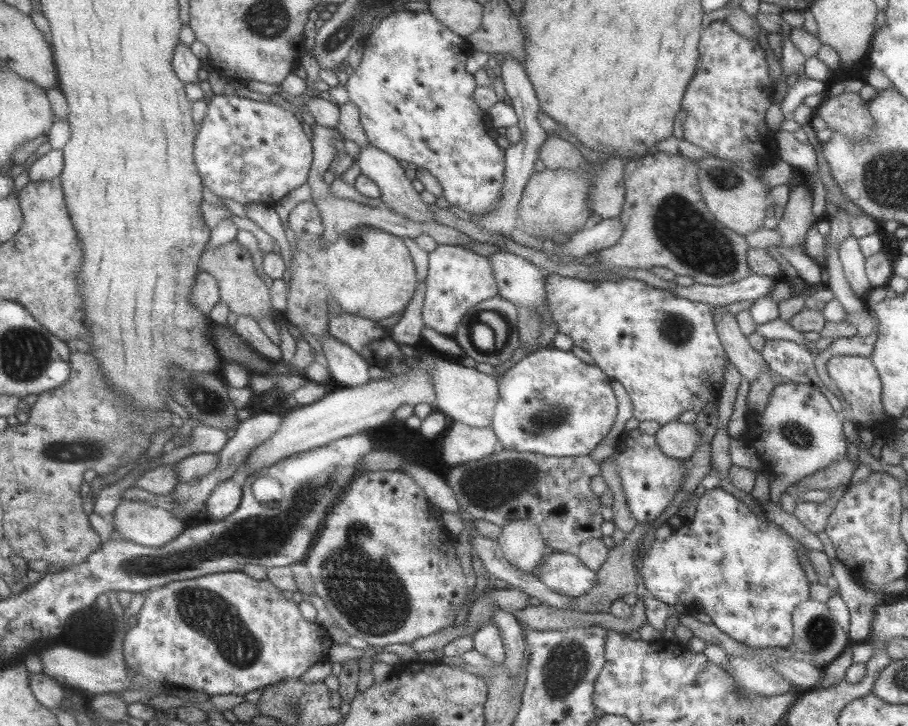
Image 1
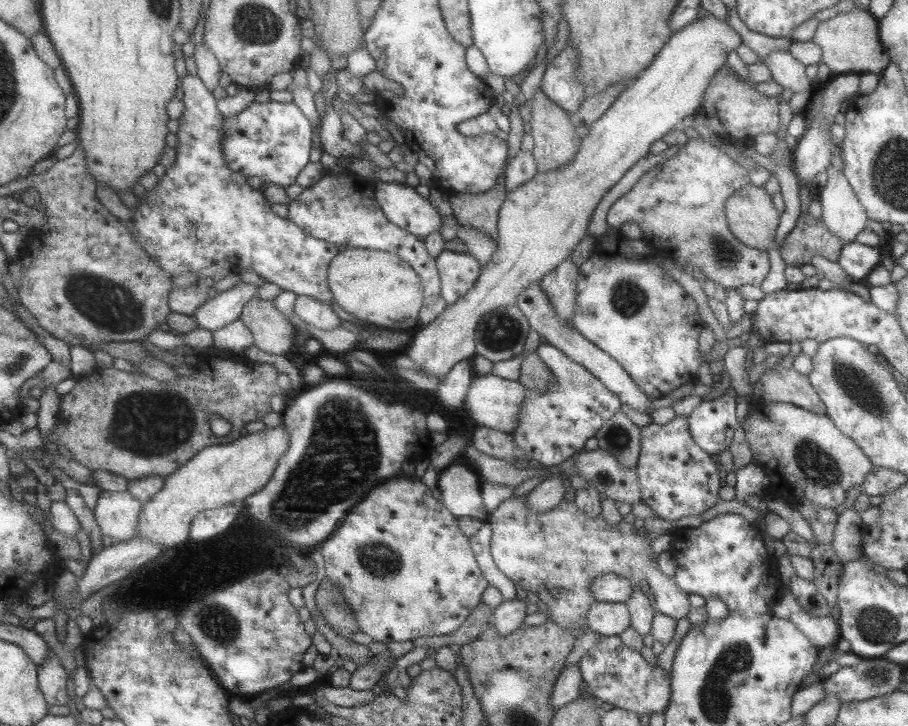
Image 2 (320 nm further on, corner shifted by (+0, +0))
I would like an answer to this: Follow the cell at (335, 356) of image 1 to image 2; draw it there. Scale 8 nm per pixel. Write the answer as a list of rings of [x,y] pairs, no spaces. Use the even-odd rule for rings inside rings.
[[[296,295],[294,314],[319,330],[333,330],[341,326],[339,317],[333,313],[329,305],[310,296]]]

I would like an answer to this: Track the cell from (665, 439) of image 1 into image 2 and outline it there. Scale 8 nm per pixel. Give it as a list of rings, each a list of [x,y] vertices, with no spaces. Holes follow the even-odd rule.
[[[725,393],[712,400],[701,401],[688,414],[688,427],[696,445],[707,454],[725,450],[737,426],[735,396]]]

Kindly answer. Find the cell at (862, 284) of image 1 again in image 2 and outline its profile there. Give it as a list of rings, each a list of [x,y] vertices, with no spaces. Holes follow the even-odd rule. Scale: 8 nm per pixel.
[[[826,169],[825,185],[817,188],[821,220],[825,228],[839,240],[846,243],[855,241],[857,234],[868,226],[865,209],[854,195],[845,175]]]

